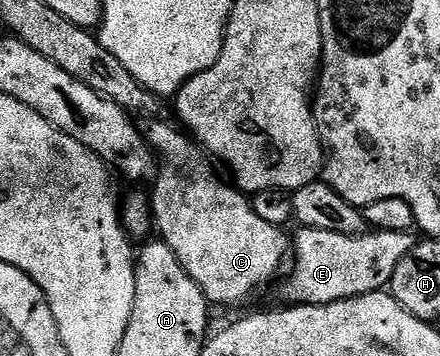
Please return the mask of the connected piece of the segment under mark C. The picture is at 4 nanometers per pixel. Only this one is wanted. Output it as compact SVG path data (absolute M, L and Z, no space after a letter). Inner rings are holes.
M154 121L144 134L154 150L155 156L161 160L158 177L152 184L152 210L154 227L163 243L176 253L176 261L184 265L188 277L200 285L206 302L211 305L219 303L222 307L234 307L245 301L249 295L266 287L278 275L282 262L287 262L292 251L292 243L286 239L286 231L281 227L268 225L268 221L254 211L253 202L237 186L225 183L218 176L215 160L181 126L172 127L168 123Z

